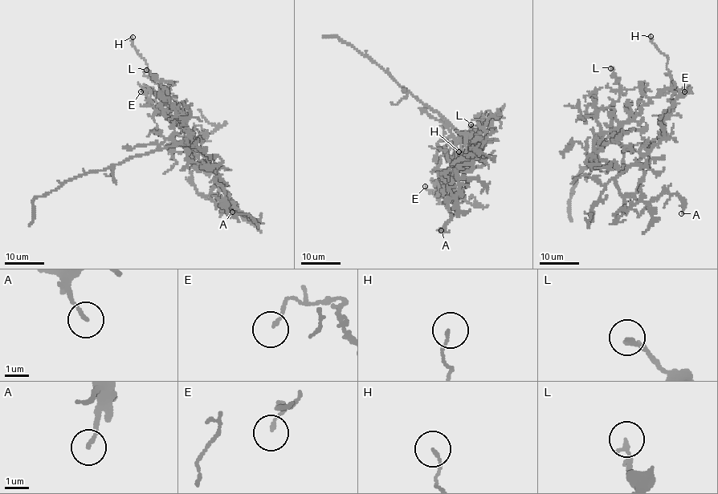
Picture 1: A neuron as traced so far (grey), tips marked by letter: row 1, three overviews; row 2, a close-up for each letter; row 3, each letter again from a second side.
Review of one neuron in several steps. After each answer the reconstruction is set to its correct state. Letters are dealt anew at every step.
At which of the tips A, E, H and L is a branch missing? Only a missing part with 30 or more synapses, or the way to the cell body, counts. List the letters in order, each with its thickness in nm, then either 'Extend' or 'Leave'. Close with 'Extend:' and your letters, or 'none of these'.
A: Thickness 140 nm. Leave
E: Thickness 120 nm. Leave
H: Thickness 100 nm. Leave
L: Thickness 120 nm. Leave
Extend: none of these

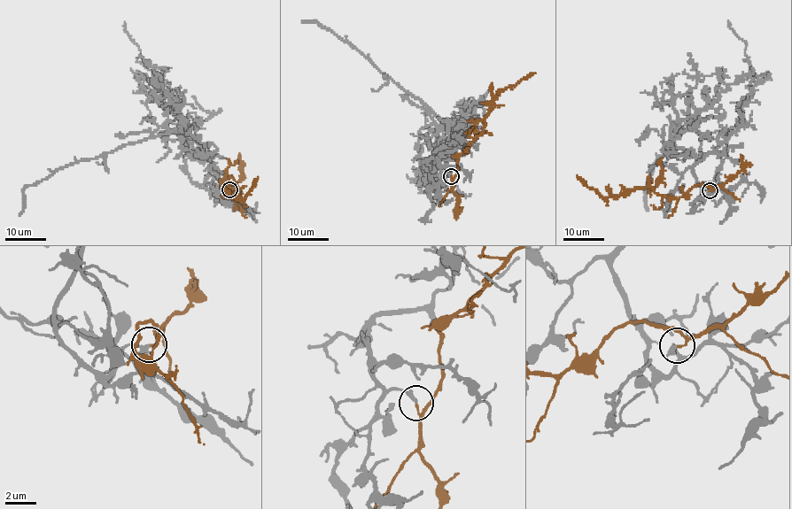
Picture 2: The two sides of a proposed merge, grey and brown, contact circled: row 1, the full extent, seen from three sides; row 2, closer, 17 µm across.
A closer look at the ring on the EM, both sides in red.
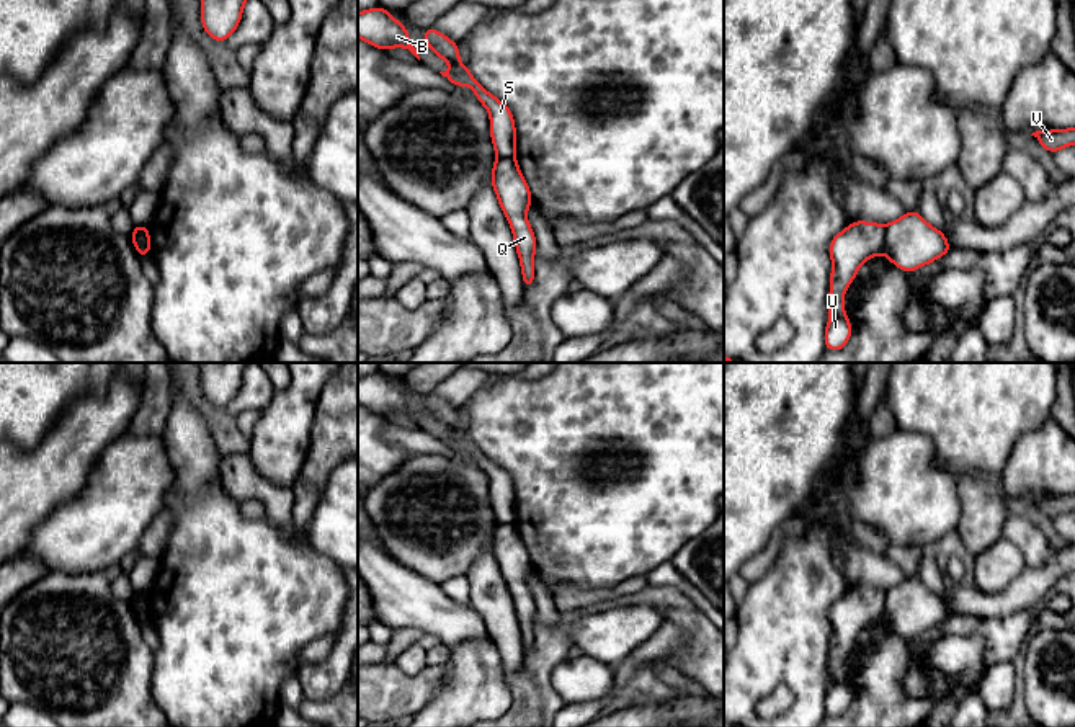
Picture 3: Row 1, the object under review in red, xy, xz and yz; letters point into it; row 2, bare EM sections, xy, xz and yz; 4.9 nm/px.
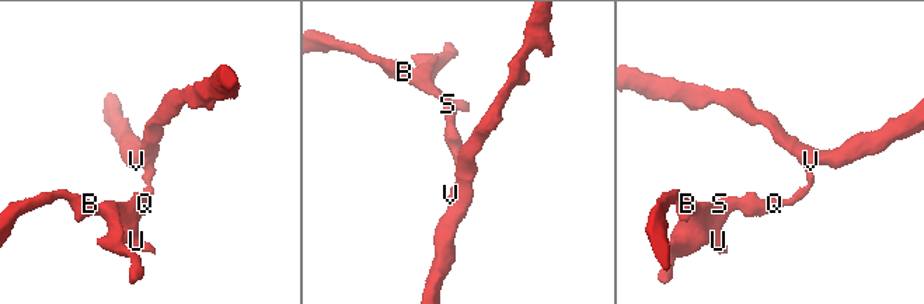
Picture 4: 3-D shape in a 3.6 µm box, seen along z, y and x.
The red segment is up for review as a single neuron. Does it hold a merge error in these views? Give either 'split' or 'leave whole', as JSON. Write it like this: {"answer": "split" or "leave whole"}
{"answer": "split"}

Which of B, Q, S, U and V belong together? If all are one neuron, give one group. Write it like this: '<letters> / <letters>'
B S U / Q V

